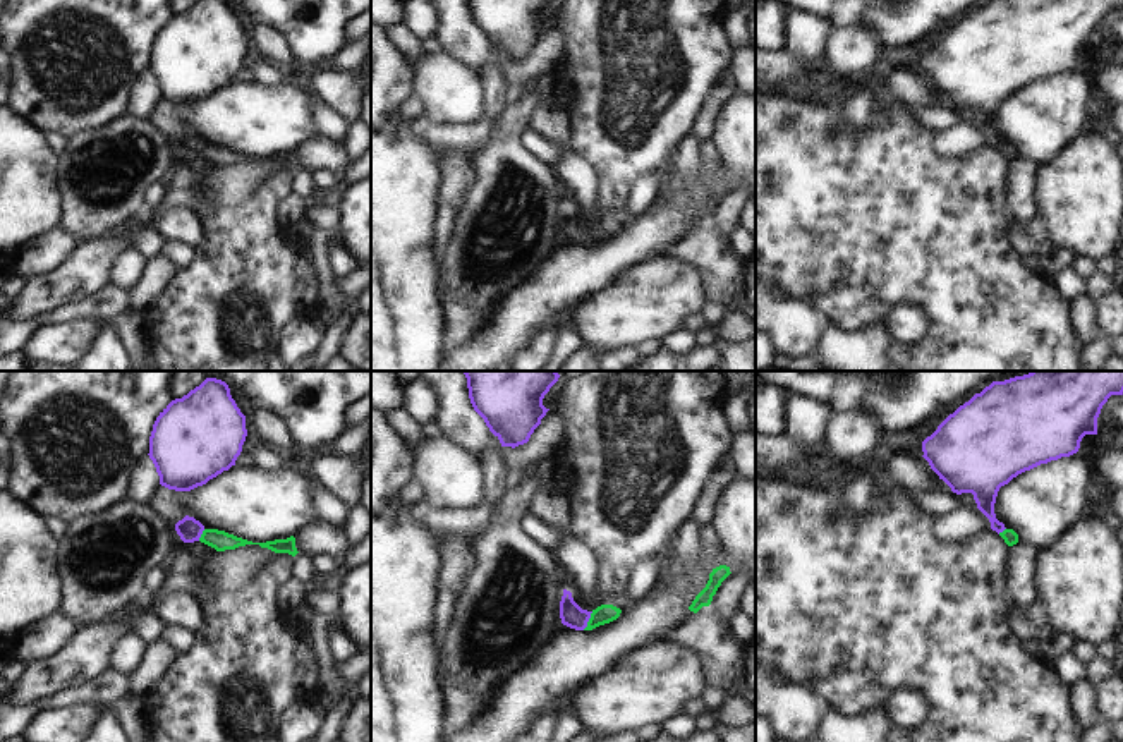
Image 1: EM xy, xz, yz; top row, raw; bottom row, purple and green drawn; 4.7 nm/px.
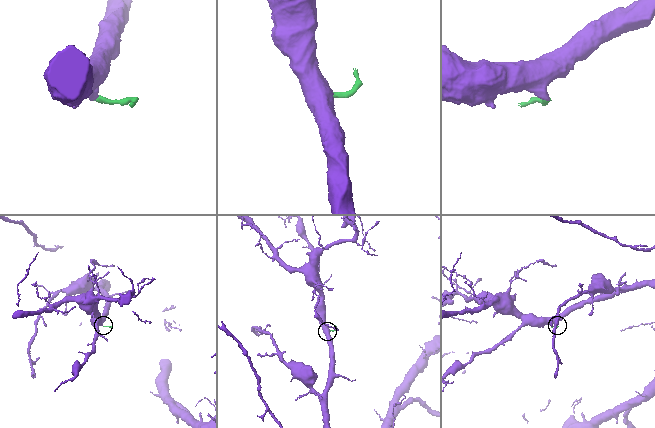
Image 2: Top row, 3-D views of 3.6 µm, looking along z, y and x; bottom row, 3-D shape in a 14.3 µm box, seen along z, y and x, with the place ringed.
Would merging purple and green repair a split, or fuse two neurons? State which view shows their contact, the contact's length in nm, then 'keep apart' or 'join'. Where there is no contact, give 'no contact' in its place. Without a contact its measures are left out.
contact in xz; length 100 nm; join

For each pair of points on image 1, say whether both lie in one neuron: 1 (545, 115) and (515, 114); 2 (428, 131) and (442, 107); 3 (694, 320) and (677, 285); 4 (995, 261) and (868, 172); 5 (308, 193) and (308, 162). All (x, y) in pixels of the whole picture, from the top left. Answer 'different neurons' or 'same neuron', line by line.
1: different neurons
2: different neurons
3: different neurons
4: same neuron
5: different neurons

